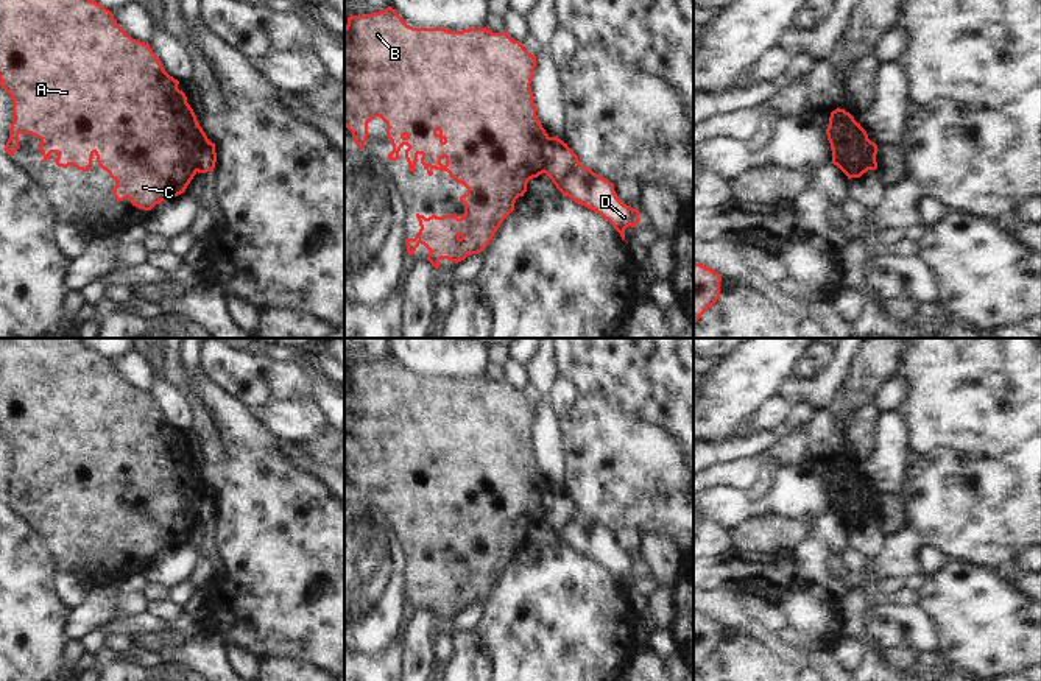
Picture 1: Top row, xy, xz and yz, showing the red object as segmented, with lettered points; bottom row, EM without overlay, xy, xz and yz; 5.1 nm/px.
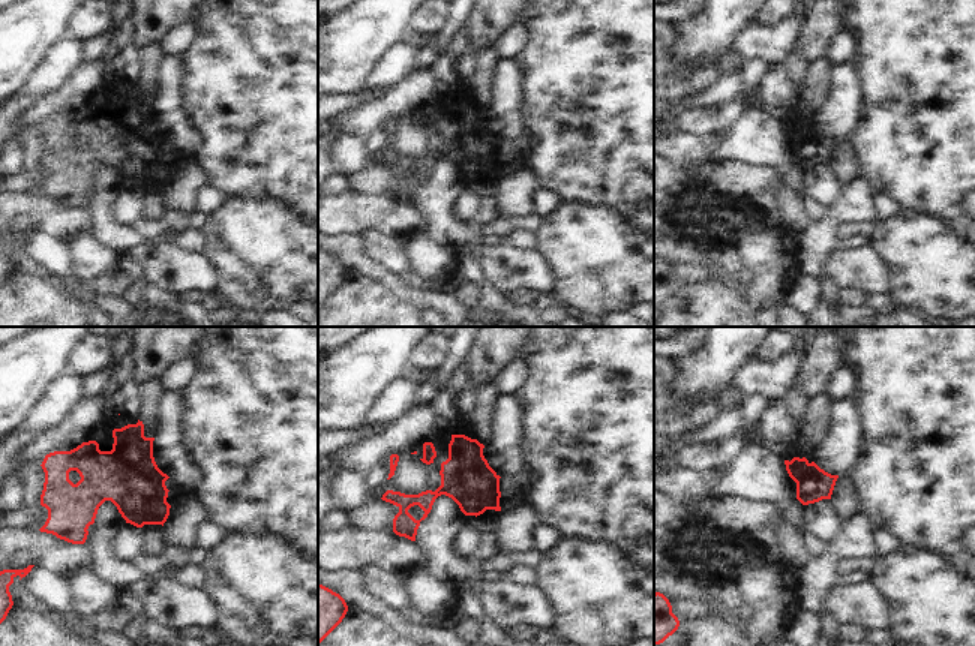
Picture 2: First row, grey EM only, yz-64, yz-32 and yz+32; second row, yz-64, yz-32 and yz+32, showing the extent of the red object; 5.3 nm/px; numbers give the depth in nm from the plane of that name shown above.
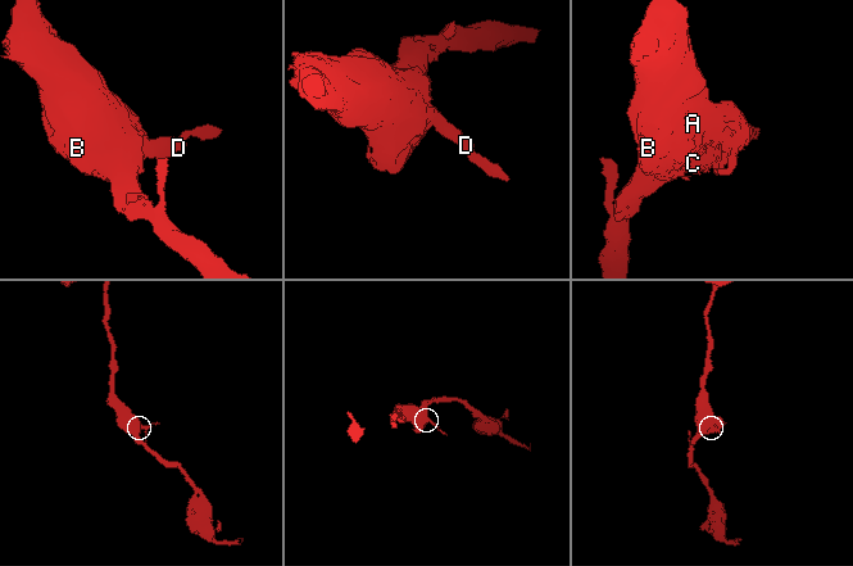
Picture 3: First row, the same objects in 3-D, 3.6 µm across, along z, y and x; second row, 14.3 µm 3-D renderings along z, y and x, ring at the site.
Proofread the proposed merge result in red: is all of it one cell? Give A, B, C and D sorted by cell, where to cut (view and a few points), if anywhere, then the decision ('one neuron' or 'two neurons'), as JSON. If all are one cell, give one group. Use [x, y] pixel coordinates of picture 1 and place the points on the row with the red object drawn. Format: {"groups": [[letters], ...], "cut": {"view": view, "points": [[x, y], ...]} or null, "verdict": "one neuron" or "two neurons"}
{"groups": [["A", "B", "C"], ["D"]], "cut": {"view": "yz", "points": [[845, 150], [857, 147], [875, 159]]}, "verdict": "two neurons"}

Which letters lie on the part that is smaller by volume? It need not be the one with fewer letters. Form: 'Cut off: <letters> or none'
Cut off: D

